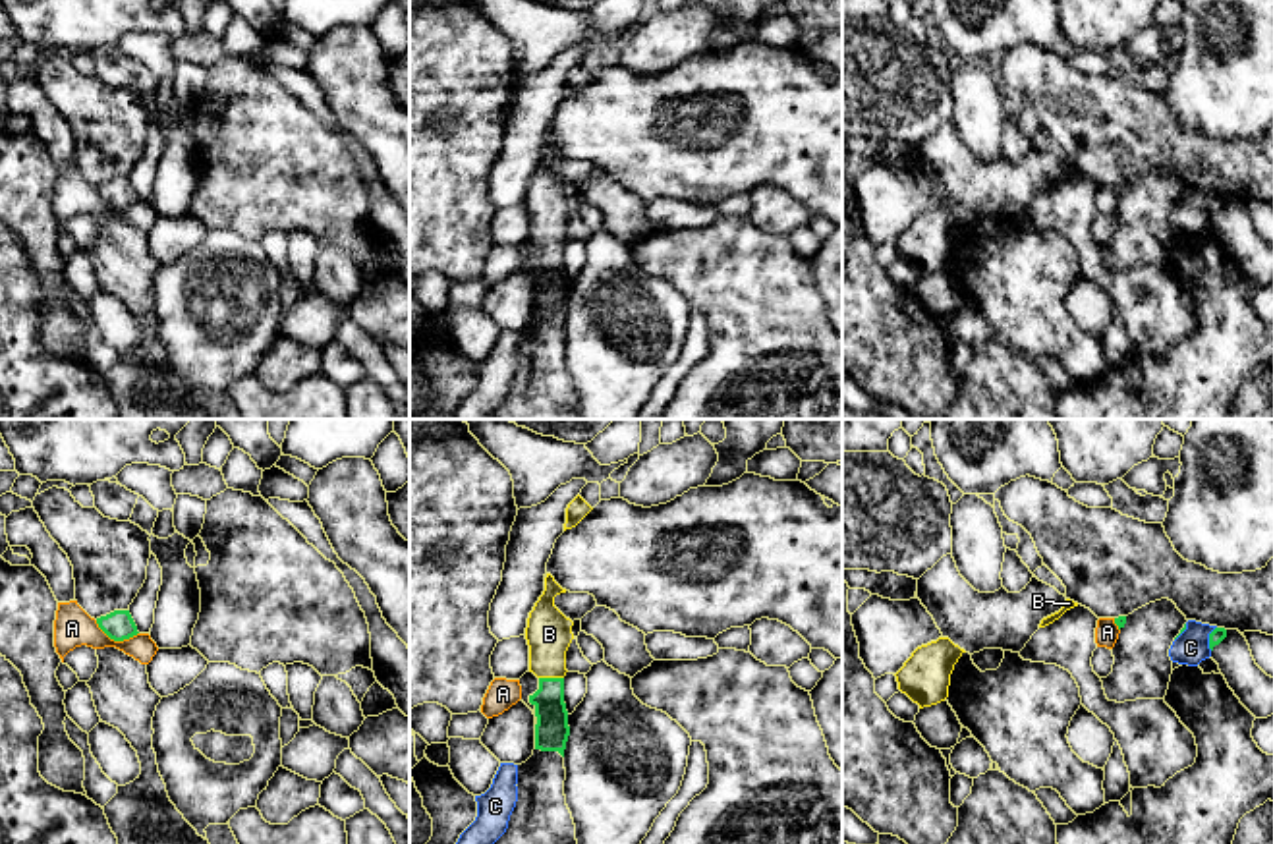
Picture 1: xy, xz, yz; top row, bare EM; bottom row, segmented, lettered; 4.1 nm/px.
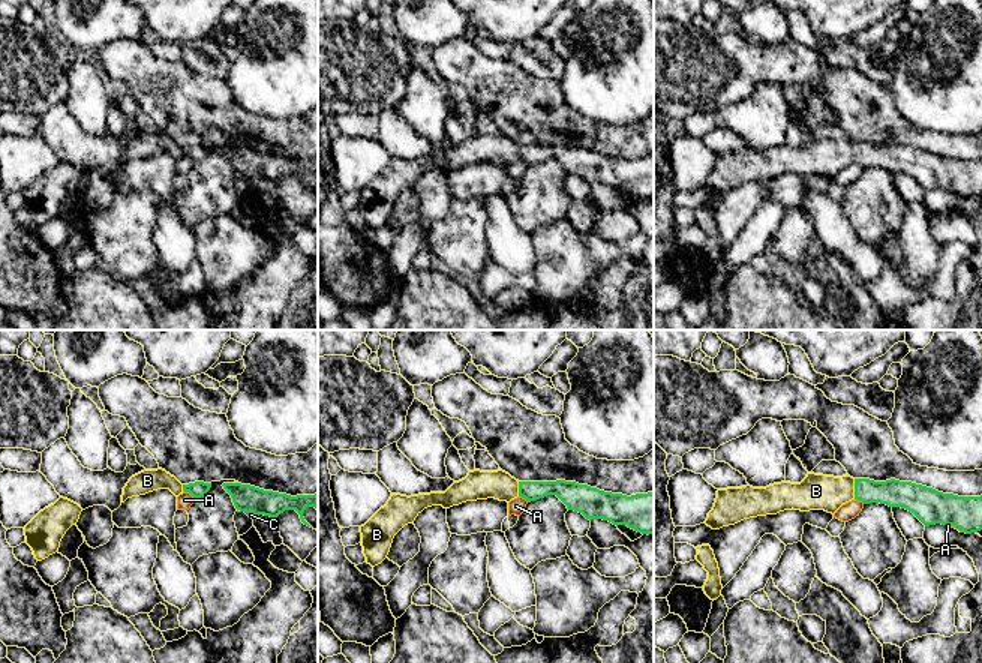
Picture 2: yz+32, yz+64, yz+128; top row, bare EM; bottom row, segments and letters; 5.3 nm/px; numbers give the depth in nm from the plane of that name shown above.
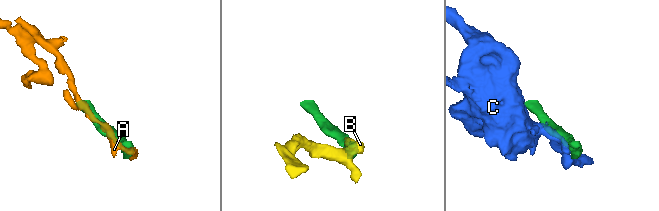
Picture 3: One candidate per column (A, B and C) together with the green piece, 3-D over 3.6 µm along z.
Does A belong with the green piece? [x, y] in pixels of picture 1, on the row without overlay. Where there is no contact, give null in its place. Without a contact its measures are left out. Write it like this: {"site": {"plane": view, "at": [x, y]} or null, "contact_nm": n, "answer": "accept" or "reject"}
{"site": {"plane": "xy", "at": [116, 207]}, "contact_nm": 190, "answer": "reject"}

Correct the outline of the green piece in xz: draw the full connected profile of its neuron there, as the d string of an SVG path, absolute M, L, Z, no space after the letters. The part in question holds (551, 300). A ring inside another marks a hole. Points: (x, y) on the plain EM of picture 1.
M551 141L545 158L527 185L529 239L539 245L539 257L529 263L535 274L535 317L558 319L564 324L570 303L564 270L566 218L574 207L574 189L556 174L554 164L566 160Z

